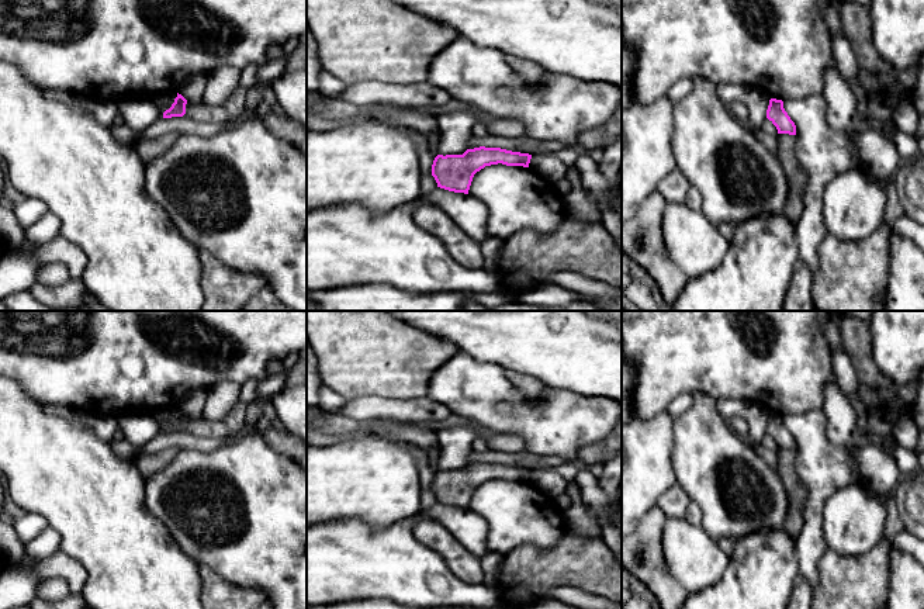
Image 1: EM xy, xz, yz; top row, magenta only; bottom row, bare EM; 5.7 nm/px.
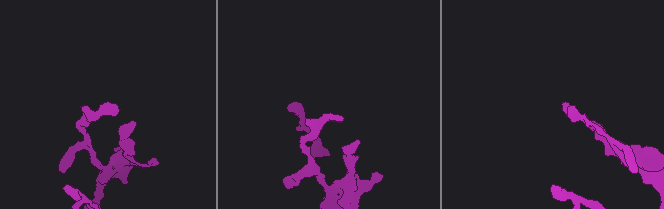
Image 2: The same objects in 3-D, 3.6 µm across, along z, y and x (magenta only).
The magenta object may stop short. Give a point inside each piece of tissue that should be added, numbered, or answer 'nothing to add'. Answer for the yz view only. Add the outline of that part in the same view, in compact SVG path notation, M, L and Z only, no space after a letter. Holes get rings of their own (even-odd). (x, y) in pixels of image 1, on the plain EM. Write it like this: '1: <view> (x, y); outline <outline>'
nothing to add

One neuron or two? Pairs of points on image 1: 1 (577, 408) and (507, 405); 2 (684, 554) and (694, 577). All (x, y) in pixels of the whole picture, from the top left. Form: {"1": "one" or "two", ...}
{"1": "one", "2": "one"}

